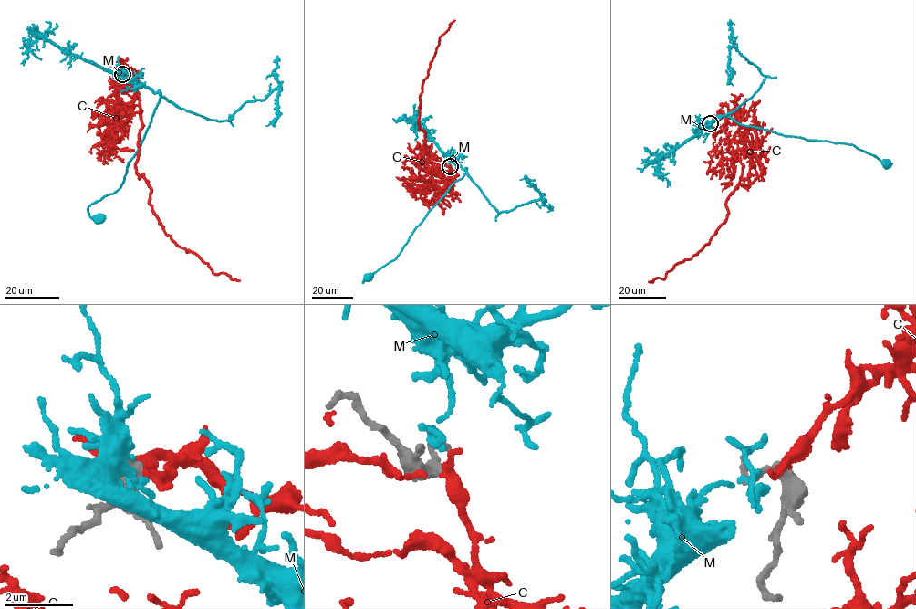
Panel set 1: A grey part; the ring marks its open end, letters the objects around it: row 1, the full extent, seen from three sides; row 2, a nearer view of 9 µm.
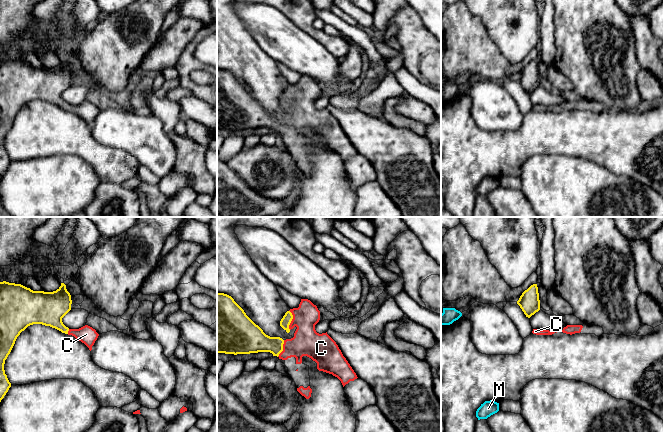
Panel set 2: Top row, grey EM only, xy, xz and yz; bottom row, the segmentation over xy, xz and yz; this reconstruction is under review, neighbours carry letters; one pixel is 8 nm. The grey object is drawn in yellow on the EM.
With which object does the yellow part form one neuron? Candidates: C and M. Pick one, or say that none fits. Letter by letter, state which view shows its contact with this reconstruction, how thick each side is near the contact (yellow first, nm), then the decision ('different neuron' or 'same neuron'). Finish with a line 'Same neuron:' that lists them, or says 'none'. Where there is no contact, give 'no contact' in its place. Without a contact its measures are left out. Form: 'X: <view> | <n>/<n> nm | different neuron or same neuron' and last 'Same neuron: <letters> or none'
C: xz | 80/220 nm | same neuron
M: no contact | different neuron
Same neuron: C

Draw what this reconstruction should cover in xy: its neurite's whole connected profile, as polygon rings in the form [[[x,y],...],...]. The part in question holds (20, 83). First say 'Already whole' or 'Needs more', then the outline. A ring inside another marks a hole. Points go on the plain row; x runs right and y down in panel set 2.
Needs more. [[[0,58],[0,178],[11,163],[4,140],[17,113],[28,102],[42,100],[72,111],[89,126],[99,110],[85,101],[79,105],[69,105],[62,94],[71,86],[71,71],[66,61],[53,68],[33,67],[21,60]]]

